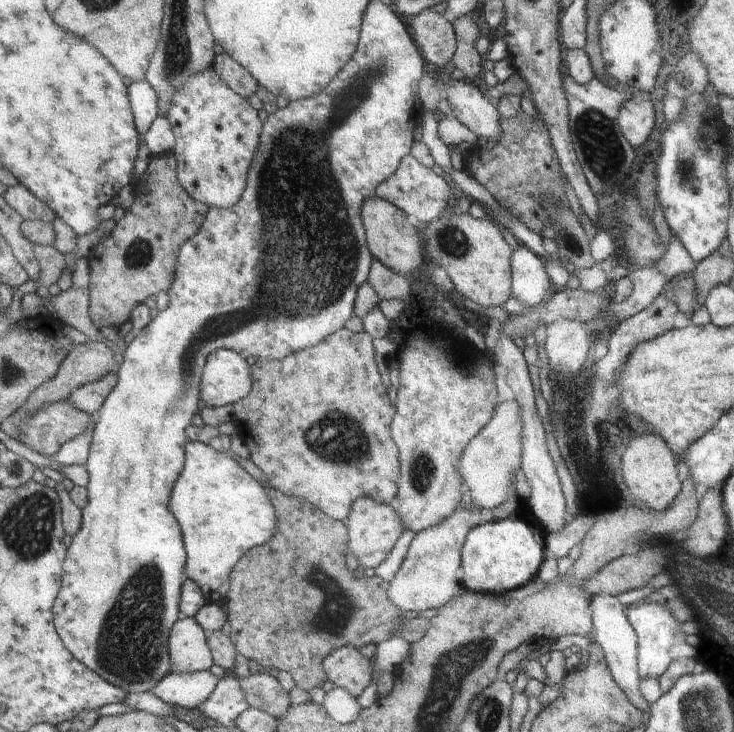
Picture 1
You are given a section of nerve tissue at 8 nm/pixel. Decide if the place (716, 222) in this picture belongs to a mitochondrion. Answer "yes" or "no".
no

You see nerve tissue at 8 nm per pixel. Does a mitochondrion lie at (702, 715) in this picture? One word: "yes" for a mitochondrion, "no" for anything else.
yes

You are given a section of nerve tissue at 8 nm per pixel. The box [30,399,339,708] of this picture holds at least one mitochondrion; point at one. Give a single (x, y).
(128, 649)

